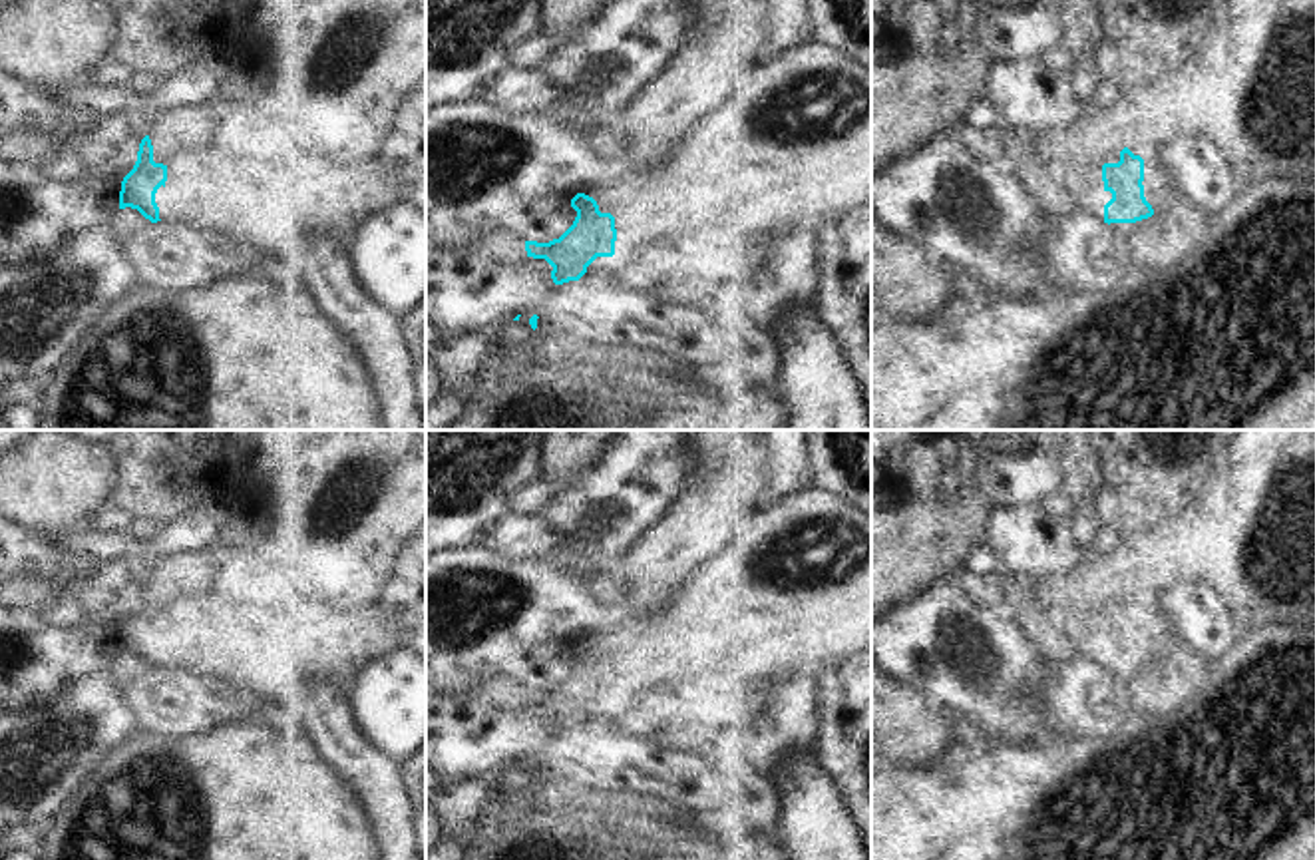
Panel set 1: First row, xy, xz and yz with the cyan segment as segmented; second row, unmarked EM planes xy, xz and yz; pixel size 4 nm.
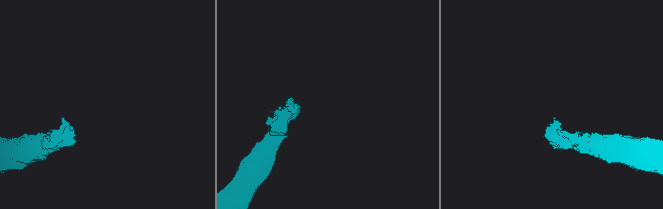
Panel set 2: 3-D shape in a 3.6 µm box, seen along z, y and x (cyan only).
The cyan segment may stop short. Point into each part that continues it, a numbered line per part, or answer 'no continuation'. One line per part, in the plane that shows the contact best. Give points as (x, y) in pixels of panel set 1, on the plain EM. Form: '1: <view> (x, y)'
1: yz (1081, 632)

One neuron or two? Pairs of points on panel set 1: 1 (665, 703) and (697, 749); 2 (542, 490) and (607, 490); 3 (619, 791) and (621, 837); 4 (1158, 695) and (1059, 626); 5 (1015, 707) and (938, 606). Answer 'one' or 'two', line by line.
1: one
2: two
3: two
4: one
5: one

